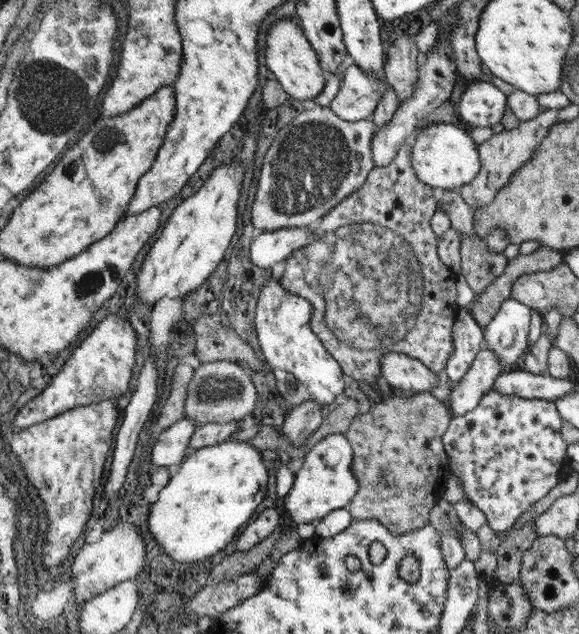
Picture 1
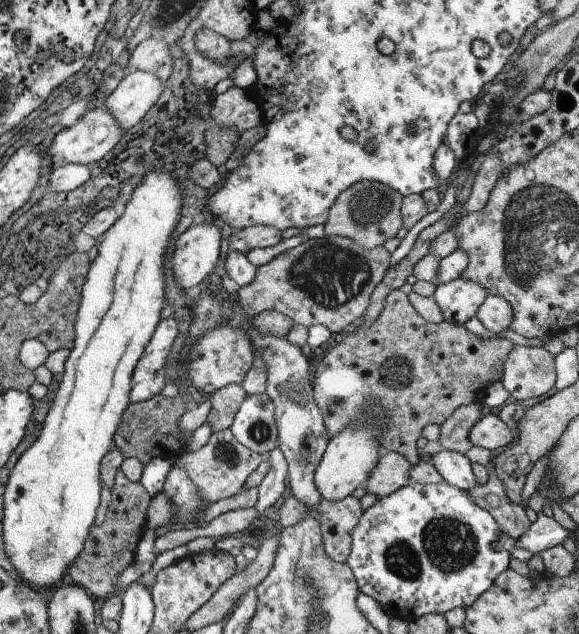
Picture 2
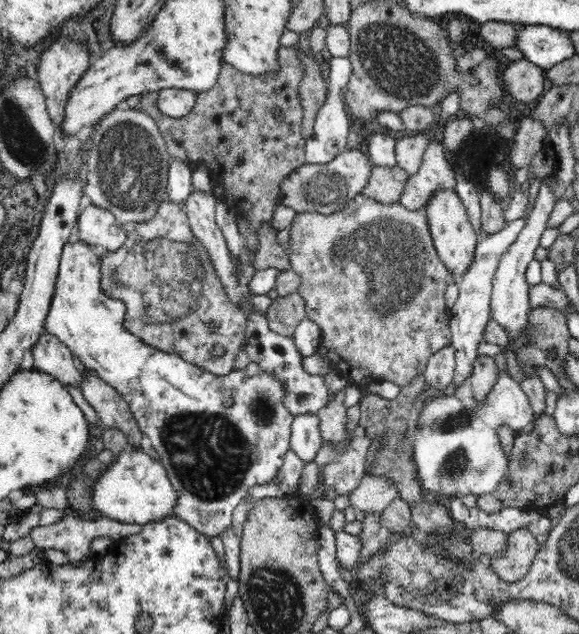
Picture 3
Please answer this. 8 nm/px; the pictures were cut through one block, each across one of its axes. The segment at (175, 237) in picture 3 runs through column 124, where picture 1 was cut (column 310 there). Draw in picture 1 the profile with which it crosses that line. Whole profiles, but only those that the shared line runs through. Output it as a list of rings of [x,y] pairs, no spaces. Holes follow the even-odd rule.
[[[447,102],[447,104],[441,104],[435,112],[431,112],[431,116],[425,118],[423,124],[419,124],[417,130],[415,130],[415,132],[407,138],[407,142],[399,148],[399,152],[397,152],[397,156],[393,158],[393,162],[391,162],[389,166],[373,168],[373,170],[369,172],[365,184],[363,184],[359,190],[351,192],[345,200],[341,200],[341,204],[339,204],[337,208],[333,208],[331,212],[327,212],[327,216],[323,216],[323,220],[319,220],[317,228],[313,230],[313,232],[315,232],[315,240],[313,240],[309,246],[299,248],[297,252],[293,252],[293,254],[285,260],[285,270],[283,270],[283,274],[279,276],[279,284],[281,284],[287,292],[291,292],[291,294],[295,294],[295,296],[301,296],[303,300],[309,300],[309,302],[311,302],[311,306],[313,306],[313,314],[311,314],[311,322],[309,322],[311,330],[317,334],[317,338],[321,340],[321,344],[325,346],[325,350],[339,362],[341,372],[347,374],[347,376],[351,376],[355,382],[375,382],[377,376],[383,376],[381,356],[385,356],[385,354],[389,354],[389,352],[393,352],[393,354],[405,354],[405,356],[409,356],[409,358],[415,358],[415,360],[419,360],[425,368],[429,368],[433,374],[439,374],[441,370],[445,370],[447,360],[449,360],[447,356],[449,356],[449,352],[453,352],[453,340],[451,340],[449,332],[453,332],[451,324],[455,324],[455,322],[453,322],[453,316],[455,316],[455,286],[457,286],[457,282],[455,282],[453,272],[449,272],[449,270],[445,268],[445,264],[441,262],[441,258],[439,258],[439,254],[437,254],[439,240],[437,240],[437,236],[435,236],[435,232],[433,232],[433,228],[431,228],[431,218],[435,218],[435,212],[439,210],[439,204],[437,204],[435,198],[431,196],[431,190],[433,190],[433,188],[427,186],[427,184],[423,184],[423,182],[417,178],[415,170],[413,170],[413,164],[411,164],[411,150],[413,150],[413,148],[411,148],[411,146],[415,144],[415,136],[417,136],[419,130],[425,130],[425,128],[429,128],[429,126],[433,126],[433,124],[457,124],[457,122],[459,122],[459,112],[455,112],[453,104],[449,104],[449,102]]]

